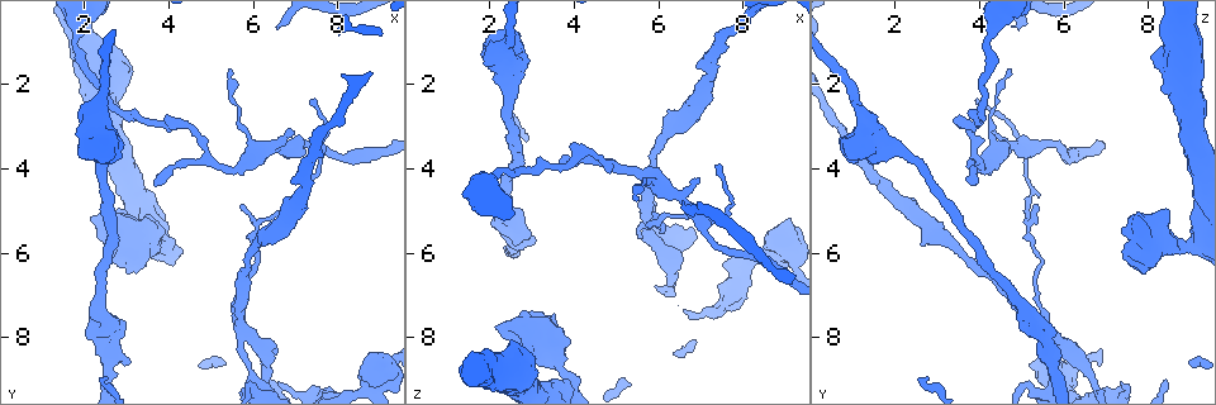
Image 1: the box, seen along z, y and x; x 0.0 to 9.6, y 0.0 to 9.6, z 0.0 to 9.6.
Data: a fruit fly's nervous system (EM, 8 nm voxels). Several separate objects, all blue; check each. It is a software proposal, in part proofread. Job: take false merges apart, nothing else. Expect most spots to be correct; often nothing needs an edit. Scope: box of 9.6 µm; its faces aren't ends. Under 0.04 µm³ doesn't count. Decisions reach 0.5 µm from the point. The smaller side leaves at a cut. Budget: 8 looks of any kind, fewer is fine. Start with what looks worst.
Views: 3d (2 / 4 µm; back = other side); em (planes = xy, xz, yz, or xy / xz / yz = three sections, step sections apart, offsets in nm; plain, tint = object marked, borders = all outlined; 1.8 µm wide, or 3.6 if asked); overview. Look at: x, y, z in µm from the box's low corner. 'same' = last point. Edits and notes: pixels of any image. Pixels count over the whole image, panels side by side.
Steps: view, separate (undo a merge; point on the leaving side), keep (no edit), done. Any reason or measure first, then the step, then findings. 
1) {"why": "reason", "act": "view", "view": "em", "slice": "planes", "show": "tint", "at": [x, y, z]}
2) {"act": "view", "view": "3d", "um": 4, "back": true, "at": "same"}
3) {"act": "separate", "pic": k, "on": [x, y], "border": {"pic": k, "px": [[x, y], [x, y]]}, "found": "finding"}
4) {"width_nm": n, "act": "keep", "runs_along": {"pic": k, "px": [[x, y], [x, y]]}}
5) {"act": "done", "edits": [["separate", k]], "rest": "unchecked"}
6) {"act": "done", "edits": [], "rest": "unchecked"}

{"why": "small branch off a trunk", "act": "view", "view": "3d", "um": 4, "at": [5.75, 7.90, 5.75]}

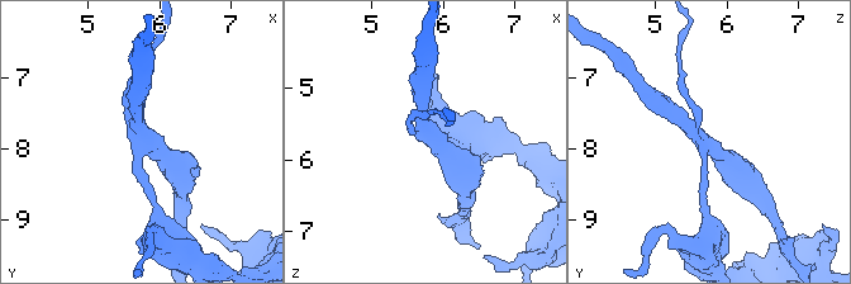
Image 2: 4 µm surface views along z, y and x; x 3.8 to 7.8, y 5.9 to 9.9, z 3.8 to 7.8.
{"arms": 4, "why": "shape alone is not enough", "act": "view", "view": "em", "slice": "xz", "step": 16, "show": "tint", "at": [5.80, 7.90, 5.65]}

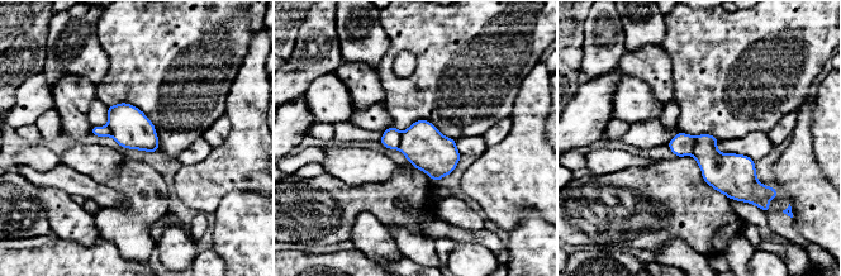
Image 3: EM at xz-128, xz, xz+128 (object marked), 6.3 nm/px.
{"width_nm": 170, "act": "separate", "pic": 3, "on": [722, 171], "border": {"pic": 3, "px": [[694, 137], [690, 153]]}, "found": "a second neuron is stuck on"}

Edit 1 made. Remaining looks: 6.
{"why": "sudden change in width", "act": "view", "view": "3d", "um": 2, "at": [2.65, 7.60, 5.20]}

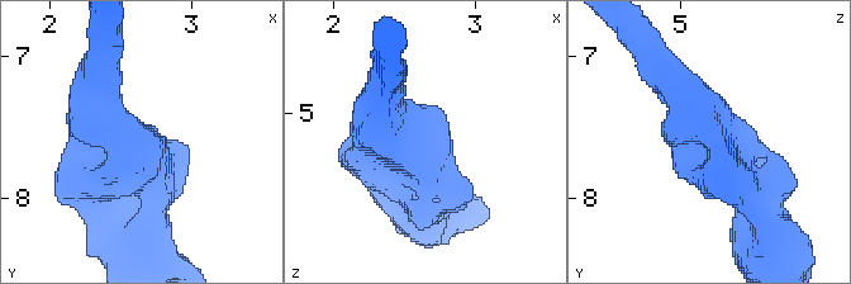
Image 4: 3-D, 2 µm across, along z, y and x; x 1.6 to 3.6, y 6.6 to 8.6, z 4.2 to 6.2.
{"act": "view", "view": "em", "slice": "planes", "show": "tint", "at": [2.58, 7.66, 5.24]}

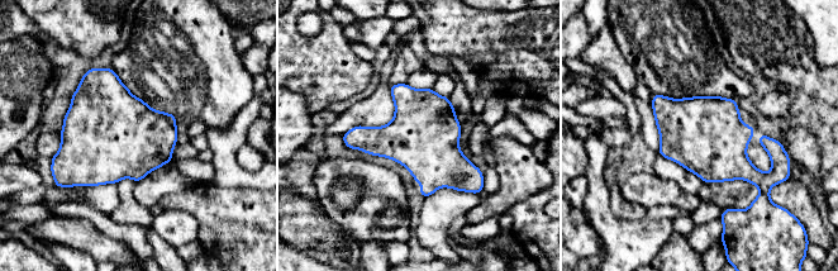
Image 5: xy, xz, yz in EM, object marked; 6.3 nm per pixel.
{"act": "keep", "found": "all the same neuron"}

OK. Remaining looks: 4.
{"why": "three arms meet", "act": "view", "view": "3d", "um": 4, "back": true, "at": [8.85, 9.15, 5.95]}

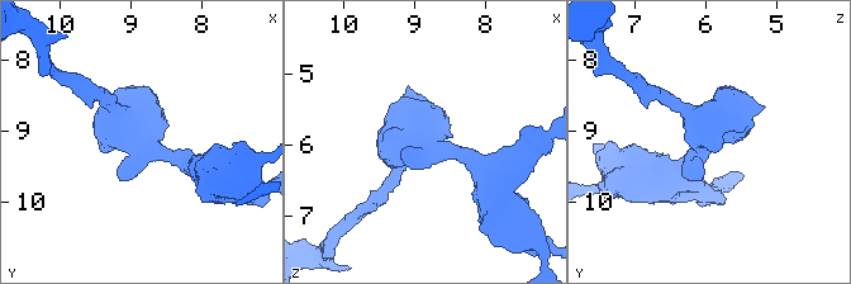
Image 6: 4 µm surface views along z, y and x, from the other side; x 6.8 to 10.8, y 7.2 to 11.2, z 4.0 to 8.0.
{"act": "view", "view": "em", "slice": "xz", "step": 8, "show": "tint", "at": [8.90, 9.05, 5.95]}

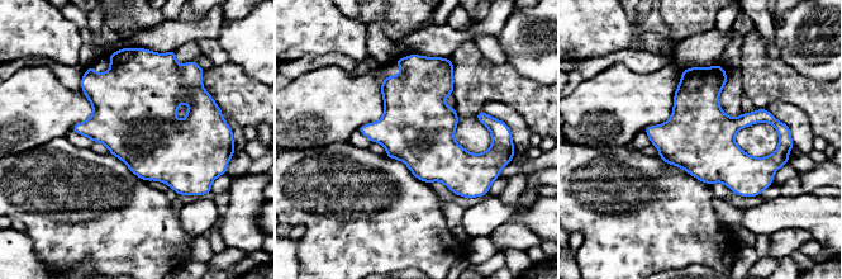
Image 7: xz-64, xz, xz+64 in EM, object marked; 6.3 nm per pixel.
{"why": "cut it another way", "act": "view", "view": "em", "slice": "planes", "show": "tint", "at": "same"}

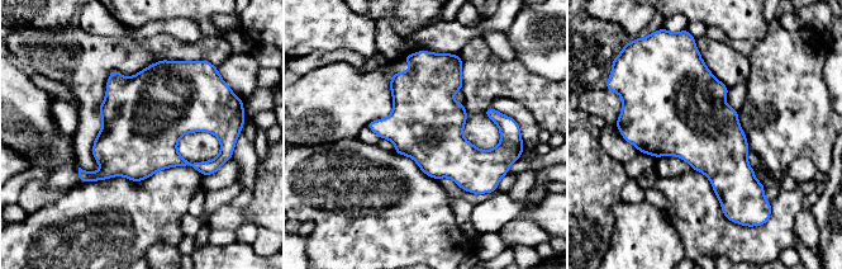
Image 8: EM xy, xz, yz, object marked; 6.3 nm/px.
{"act": "keep", "found": "one neuron here"}

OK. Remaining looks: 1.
{"act": "done", "edits": [["separate", 3]], "rest": "unchecked"}

